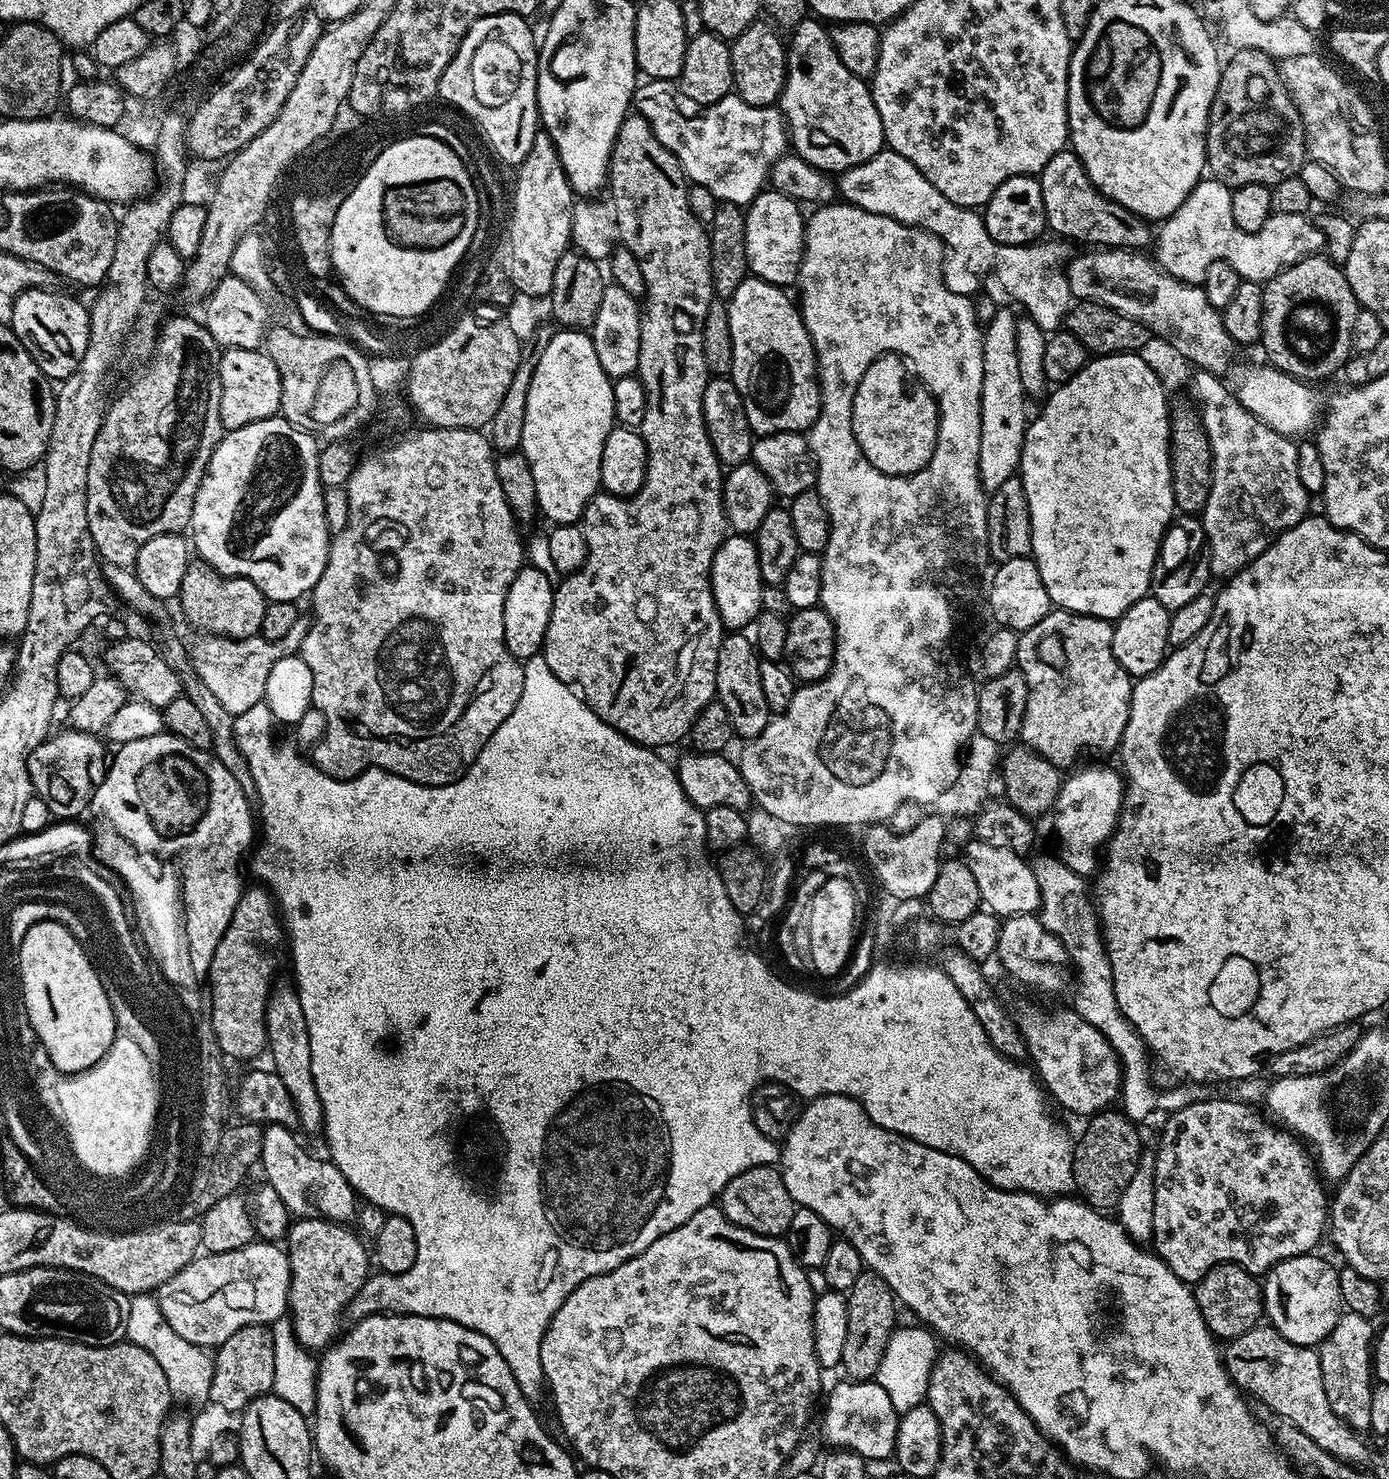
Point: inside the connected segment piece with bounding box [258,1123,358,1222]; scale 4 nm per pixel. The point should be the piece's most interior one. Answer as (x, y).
(313, 1189)

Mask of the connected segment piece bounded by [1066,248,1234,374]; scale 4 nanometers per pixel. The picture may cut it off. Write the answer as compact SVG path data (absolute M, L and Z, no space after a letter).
M1104 248L1081 252L1084 253L1073 255L1066 264L1068 285L1077 301L1110 306L1118 310L1118 314L1134 318L1134 322L1146 326L1153 337L1170 342L1182 358L1197 369L1217 374L1229 371L1234 360L1234 345L1230 334L1226 334L1221 309L1210 306L1210 298L1206 298L1201 285L1187 284L1163 272L1159 264L1140 250Z

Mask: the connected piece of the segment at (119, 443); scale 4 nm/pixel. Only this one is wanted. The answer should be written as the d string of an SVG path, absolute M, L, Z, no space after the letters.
M176 316L164 324L160 337L156 340L156 349L152 352L152 361L144 368L144 373L132 384L132 389L125 396L111 401L104 413L104 420L100 424L98 434L94 438L94 446L90 450L90 466L86 474L86 518L90 526L90 538L94 542L101 561L113 563L115 566L127 568L130 564L130 548L128 544L142 545L150 538L158 538L162 534L183 533L192 523L194 498L198 494L198 486L202 482L204 473L208 471L208 463L214 450L220 445L224 437L225 428L220 417L220 354L221 347L216 339L209 334L199 319L191 320L188 316Z

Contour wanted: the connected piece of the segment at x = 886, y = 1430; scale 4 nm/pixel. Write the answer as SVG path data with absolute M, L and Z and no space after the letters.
M875 1379L845 1383L828 1396L828 1405L824 1408L823 1443L836 1450L857 1452L864 1461L891 1457L896 1450L900 1421L894 1403Z

